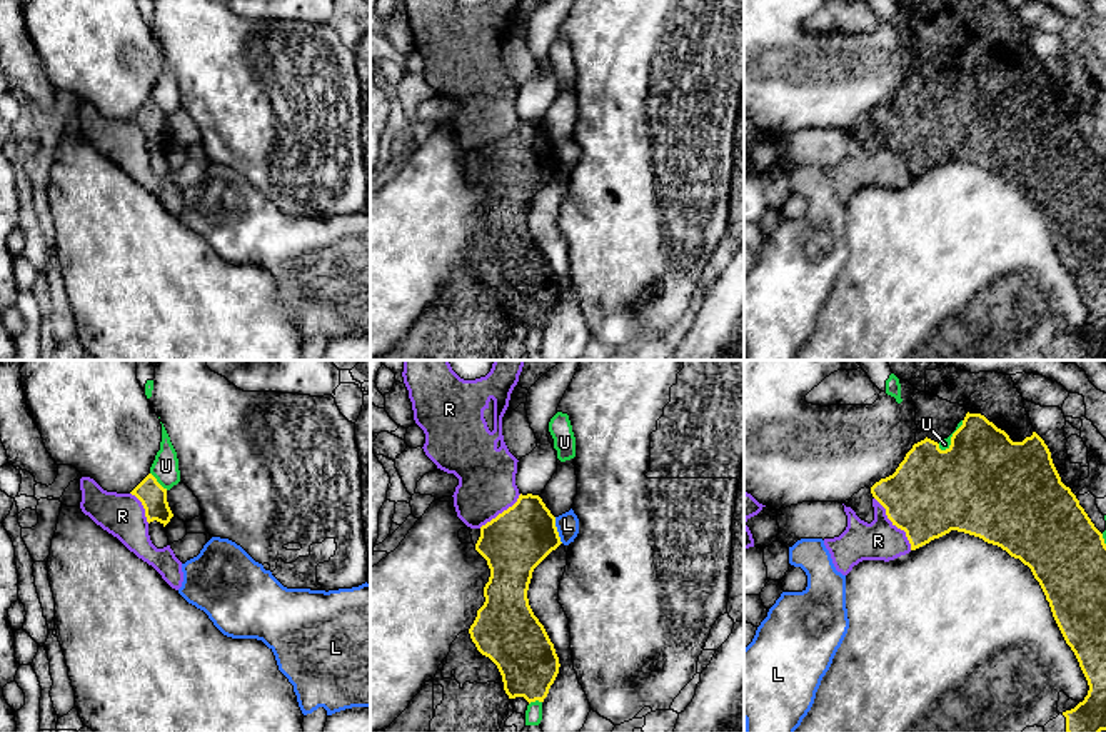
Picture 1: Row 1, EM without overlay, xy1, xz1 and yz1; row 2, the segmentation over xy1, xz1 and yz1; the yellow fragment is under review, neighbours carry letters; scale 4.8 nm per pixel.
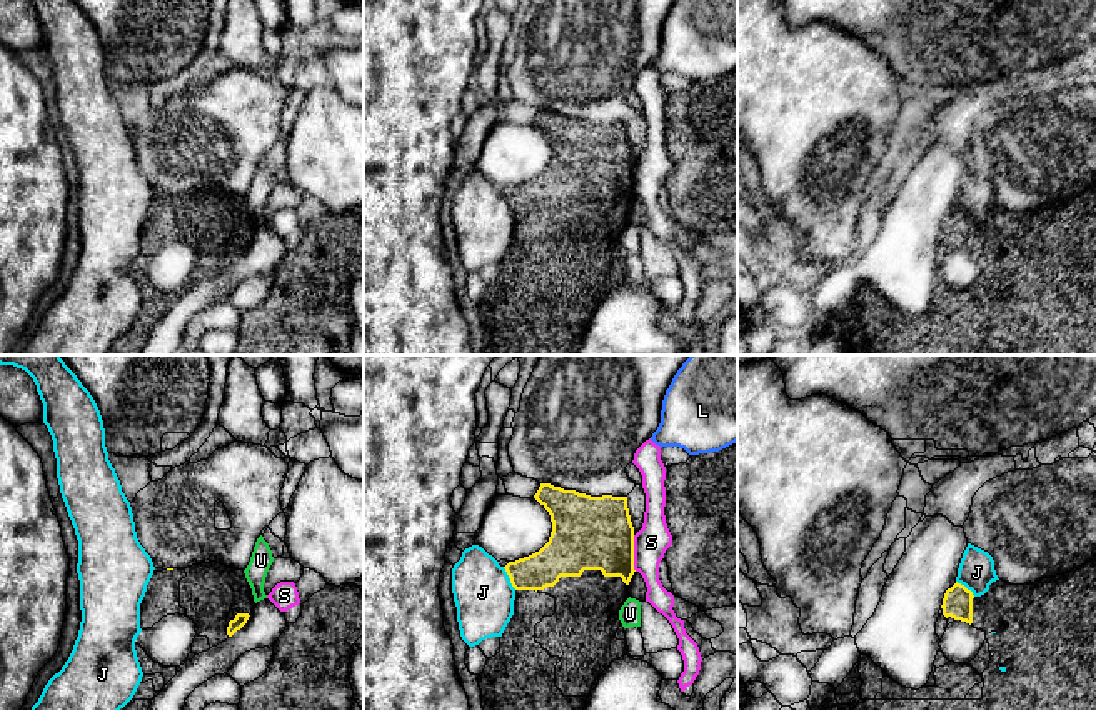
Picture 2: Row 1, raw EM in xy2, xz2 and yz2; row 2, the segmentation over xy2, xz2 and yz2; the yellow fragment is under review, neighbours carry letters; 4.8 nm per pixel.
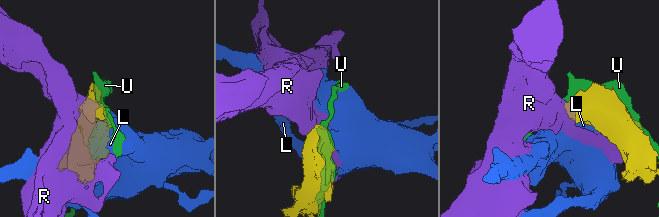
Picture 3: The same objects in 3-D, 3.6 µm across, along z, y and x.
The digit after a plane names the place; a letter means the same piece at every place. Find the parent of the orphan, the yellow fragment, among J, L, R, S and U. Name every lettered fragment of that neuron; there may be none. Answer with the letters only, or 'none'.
none

